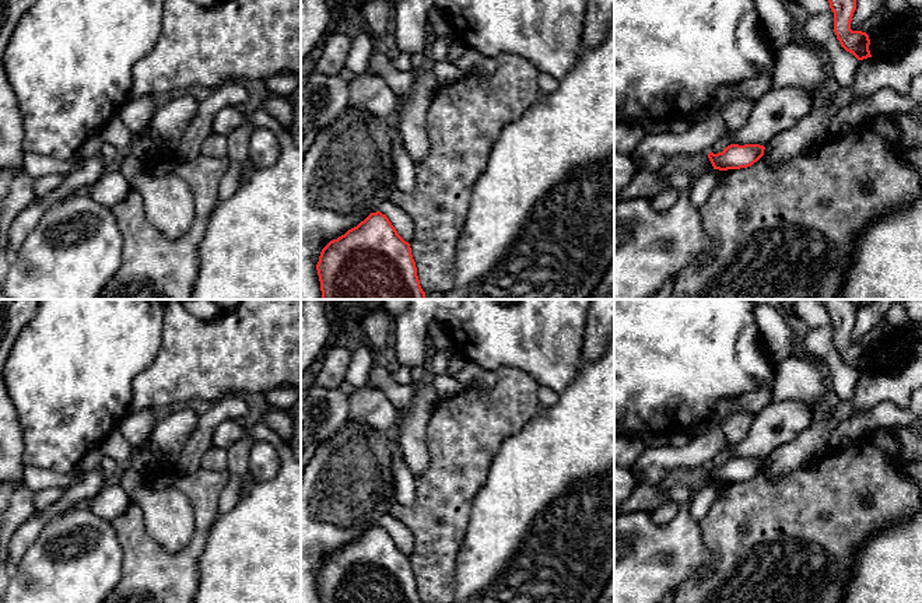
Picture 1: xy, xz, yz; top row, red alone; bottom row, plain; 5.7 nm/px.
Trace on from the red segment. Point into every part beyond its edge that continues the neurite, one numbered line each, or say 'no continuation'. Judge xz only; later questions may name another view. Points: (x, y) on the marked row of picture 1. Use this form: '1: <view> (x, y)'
no continuation

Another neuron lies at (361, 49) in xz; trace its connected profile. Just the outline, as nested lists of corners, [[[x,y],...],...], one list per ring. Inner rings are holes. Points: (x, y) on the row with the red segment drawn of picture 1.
[[[360,25],[357,35],[353,38],[351,49],[343,69],[348,69],[354,73],[367,71],[369,57],[375,49],[374,41],[369,31],[364,25]]]

